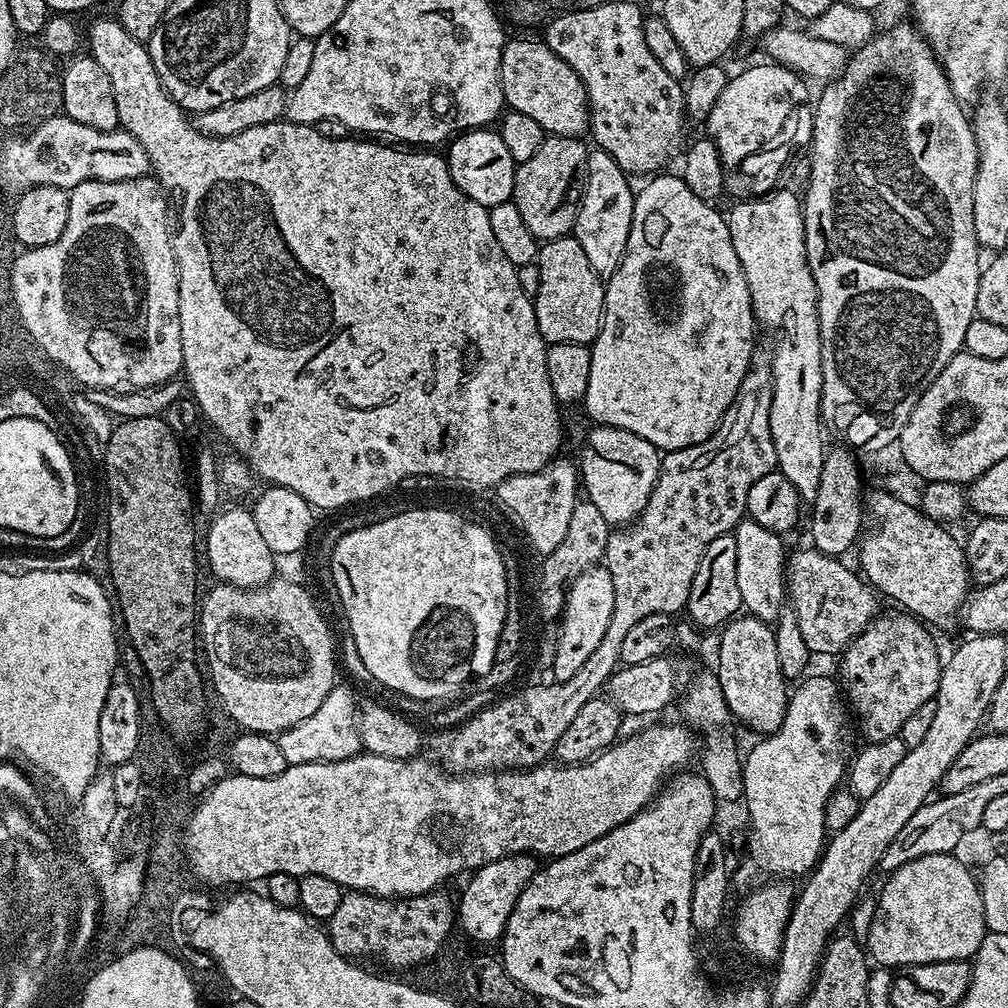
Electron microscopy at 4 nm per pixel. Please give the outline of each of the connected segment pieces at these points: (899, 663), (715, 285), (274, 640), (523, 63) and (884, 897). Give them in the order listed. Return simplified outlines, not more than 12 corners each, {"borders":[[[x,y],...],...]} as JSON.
{"borders":[[[877,615],[839,657],[865,741],[936,699],[942,655],[921,621]],[[634,196],[582,408],[706,442],[758,331],[727,219]],[[213,583],[210,684],[246,732],[279,734],[337,687],[303,583]],[[509,39],[504,103],[546,134],[583,137],[586,86],[554,50]],[[953,853],[877,895],[865,945],[886,968],[975,957],[979,883]]]}

